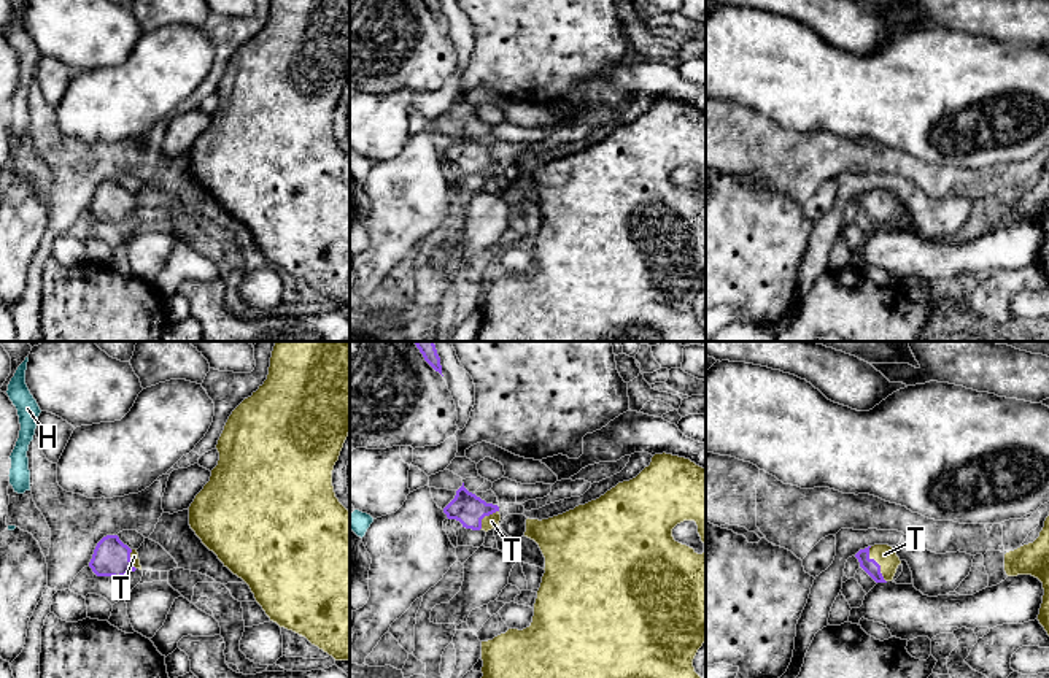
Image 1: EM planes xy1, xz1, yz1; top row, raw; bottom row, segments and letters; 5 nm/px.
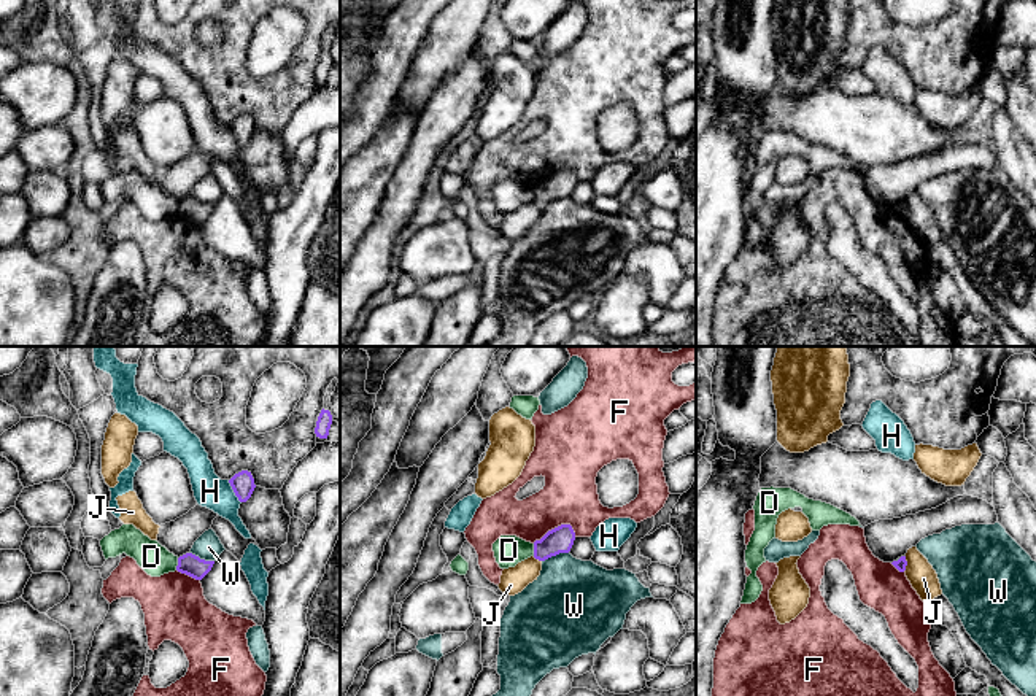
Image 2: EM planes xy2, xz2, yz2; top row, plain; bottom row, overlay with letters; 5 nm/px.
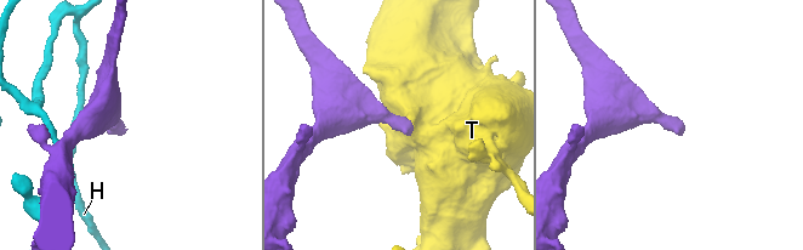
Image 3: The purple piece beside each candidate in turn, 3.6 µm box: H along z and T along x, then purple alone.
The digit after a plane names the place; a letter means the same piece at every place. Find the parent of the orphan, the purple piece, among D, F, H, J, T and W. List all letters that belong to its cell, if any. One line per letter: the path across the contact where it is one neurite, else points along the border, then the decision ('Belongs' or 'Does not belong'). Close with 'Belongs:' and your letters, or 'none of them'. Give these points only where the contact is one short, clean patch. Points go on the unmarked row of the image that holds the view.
D: Boundary: xy2 (178, 202), (175, 213). Does not belong
F: Does not belong
H: Does not belong
J: Does not belong
T: Path across: yz1 (870, 210), (878, 208), (884, 199). Belongs
W: Does not belong
Belongs: T

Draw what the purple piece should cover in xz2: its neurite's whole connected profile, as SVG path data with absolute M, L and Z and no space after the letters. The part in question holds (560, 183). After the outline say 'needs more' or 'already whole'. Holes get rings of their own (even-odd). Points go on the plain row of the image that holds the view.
M561 168L548 175L540 184L534 186L534 202L545 205L559 197L569 197L575 184L570 168Z; already whole

